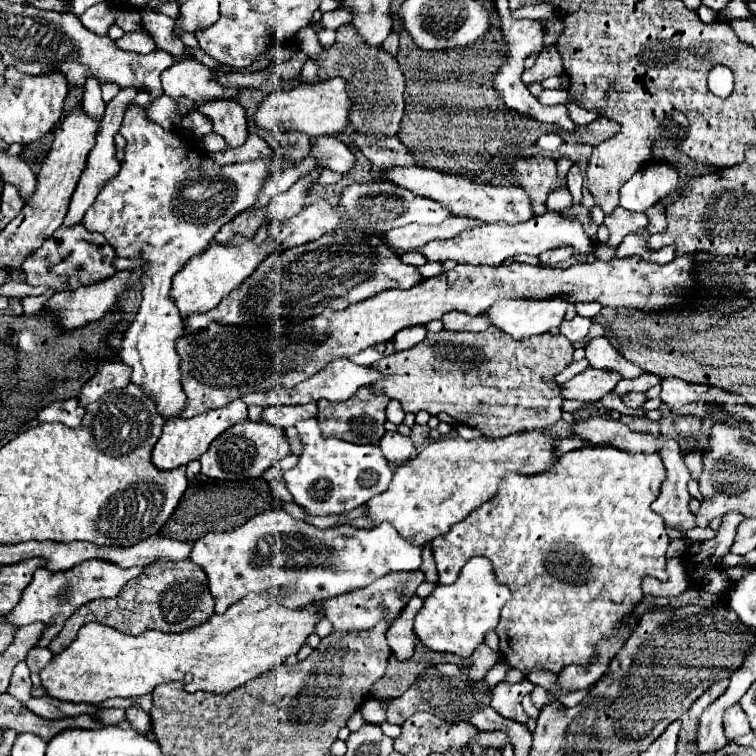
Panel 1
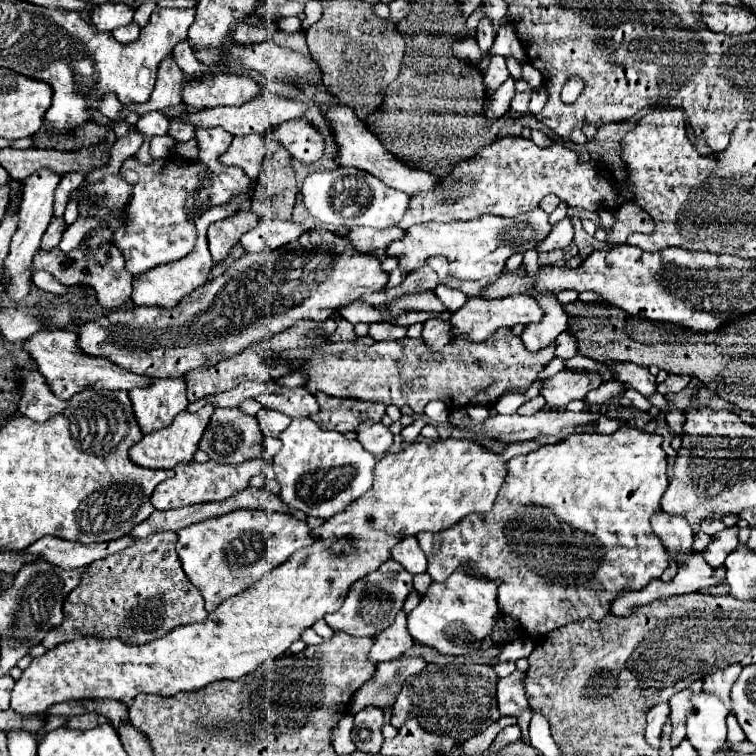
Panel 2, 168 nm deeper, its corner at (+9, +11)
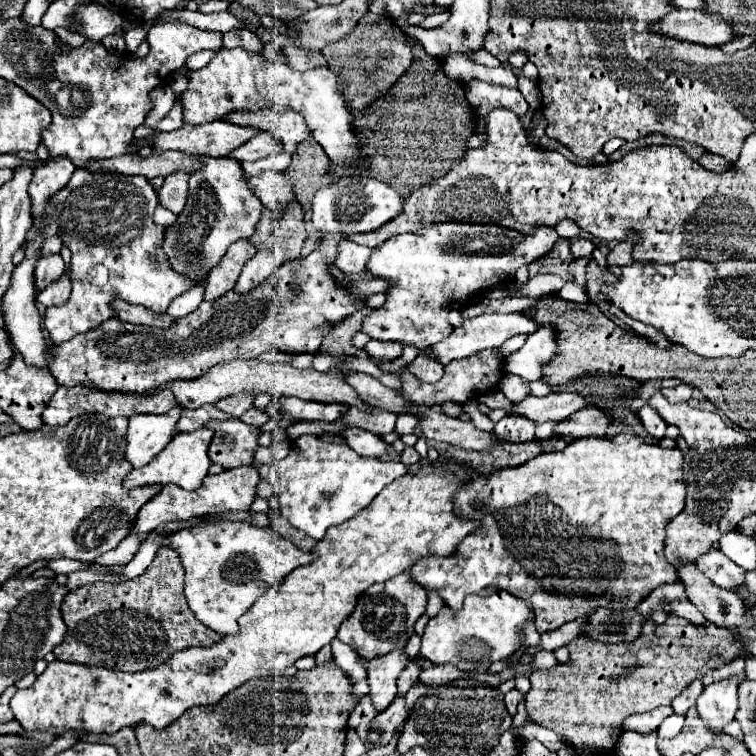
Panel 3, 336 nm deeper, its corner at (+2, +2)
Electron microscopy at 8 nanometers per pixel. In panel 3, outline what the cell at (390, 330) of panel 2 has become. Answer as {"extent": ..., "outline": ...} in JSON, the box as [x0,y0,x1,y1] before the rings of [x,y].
{"extent":[364,339,402,359],"outline":[[[370,339],[364,349],[374,359],[396,359],[396,357],[402,355],[402,345],[394,343],[394,341],[376,341],[376,339]]]}

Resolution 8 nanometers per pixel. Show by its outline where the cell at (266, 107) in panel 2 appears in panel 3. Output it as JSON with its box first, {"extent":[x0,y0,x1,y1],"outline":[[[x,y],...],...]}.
{"extent":[154,121,260,157],"outline":[[[208,121],[208,125],[184,125],[170,133],[160,133],[154,141],[154,151],[162,153],[168,149],[184,151],[190,155],[212,155],[226,157],[236,149],[236,145],[244,145],[244,141],[252,139],[260,129],[248,129],[242,125],[232,125],[228,121]]]}

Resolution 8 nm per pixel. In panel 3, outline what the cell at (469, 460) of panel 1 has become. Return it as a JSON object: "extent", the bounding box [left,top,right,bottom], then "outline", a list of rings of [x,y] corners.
{"extent":[10,463,476,735],"outline":[[[440,463],[420,465],[416,473],[406,473],[404,477],[392,481],[392,485],[386,485],[380,491],[380,497],[376,497],[376,501],[372,501],[372,505],[368,505],[364,513],[358,513],[344,525],[334,525],[332,529],[328,529],[324,539],[320,539],[312,549],[312,555],[316,559],[308,565],[302,565],[300,569],[294,569],[280,585],[268,589],[238,619],[240,629],[236,635],[222,635],[222,639],[210,647],[184,649],[180,653],[174,653],[156,669],[144,669],[138,673],[114,671],[108,667],[88,667],[56,659],[48,663],[46,671],[40,677],[36,677],[32,687],[18,689],[12,697],[10,707],[16,721],[26,731],[52,731],[54,735],[62,735],[68,729],[116,733],[126,725],[134,727],[138,723],[150,723],[156,729],[162,729],[176,721],[190,707],[212,705],[252,677],[282,675],[282,671],[288,665],[294,665],[296,659],[304,655],[316,655],[336,637],[342,621],[354,611],[358,595],[364,593],[370,585],[384,583],[390,577],[400,575],[426,555],[452,555],[456,551],[456,545],[476,527],[476,521],[470,521],[468,517],[456,517],[454,513],[452,497],[468,483],[470,481],[458,479]]]}

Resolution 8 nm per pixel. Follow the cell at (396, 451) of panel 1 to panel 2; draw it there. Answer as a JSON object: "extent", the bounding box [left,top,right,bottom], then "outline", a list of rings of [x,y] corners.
{"extent":[357,420,393,456],"outline":[[[363,420],[359,426],[357,426],[357,440],[363,444],[365,450],[369,450],[371,454],[379,456],[379,454],[385,454],[391,444],[393,444],[393,434],[389,432],[387,426],[383,426],[381,422],[369,422],[369,420]]]}

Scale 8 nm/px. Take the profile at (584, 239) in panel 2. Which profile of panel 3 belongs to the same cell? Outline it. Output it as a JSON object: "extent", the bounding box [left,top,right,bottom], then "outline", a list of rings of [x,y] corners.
{"extent":[586,259,614,313],"outline":[[[592,259],[588,265],[586,265],[586,293],[590,297],[590,301],[604,313],[608,313],[608,299],[602,297],[602,291],[600,291],[600,285],[602,283],[610,283],[614,281],[614,273],[610,271],[610,267],[600,267],[596,263],[596,259]]]}

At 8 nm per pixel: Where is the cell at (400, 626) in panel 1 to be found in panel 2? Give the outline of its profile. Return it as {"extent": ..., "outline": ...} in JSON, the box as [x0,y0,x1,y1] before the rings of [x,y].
{"extent":[369,612,413,666],"outline":[[[399,612],[397,620],[389,626],[389,630],[381,632],[381,636],[377,636],[373,640],[373,648],[369,652],[369,662],[377,666],[381,662],[397,660],[411,646],[413,646],[413,638],[407,632],[407,616],[405,616],[405,612]]]}

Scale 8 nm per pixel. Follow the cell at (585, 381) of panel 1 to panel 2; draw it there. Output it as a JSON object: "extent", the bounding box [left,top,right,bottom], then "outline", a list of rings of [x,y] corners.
{"extent":[539,370,601,408],"outline":[[[561,370],[555,376],[547,378],[539,390],[539,394],[545,398],[545,402],[551,408],[565,408],[571,400],[583,400],[587,392],[595,390],[601,384],[601,376],[593,374],[579,374],[579,372],[567,372]]]}

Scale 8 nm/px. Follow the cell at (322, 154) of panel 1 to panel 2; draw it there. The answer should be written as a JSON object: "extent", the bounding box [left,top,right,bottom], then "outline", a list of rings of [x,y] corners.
{"extent":[269,118,323,164],"outline":[[[297,118],[283,122],[275,126],[269,136],[303,164],[313,164],[323,156],[323,138],[307,120]]]}

